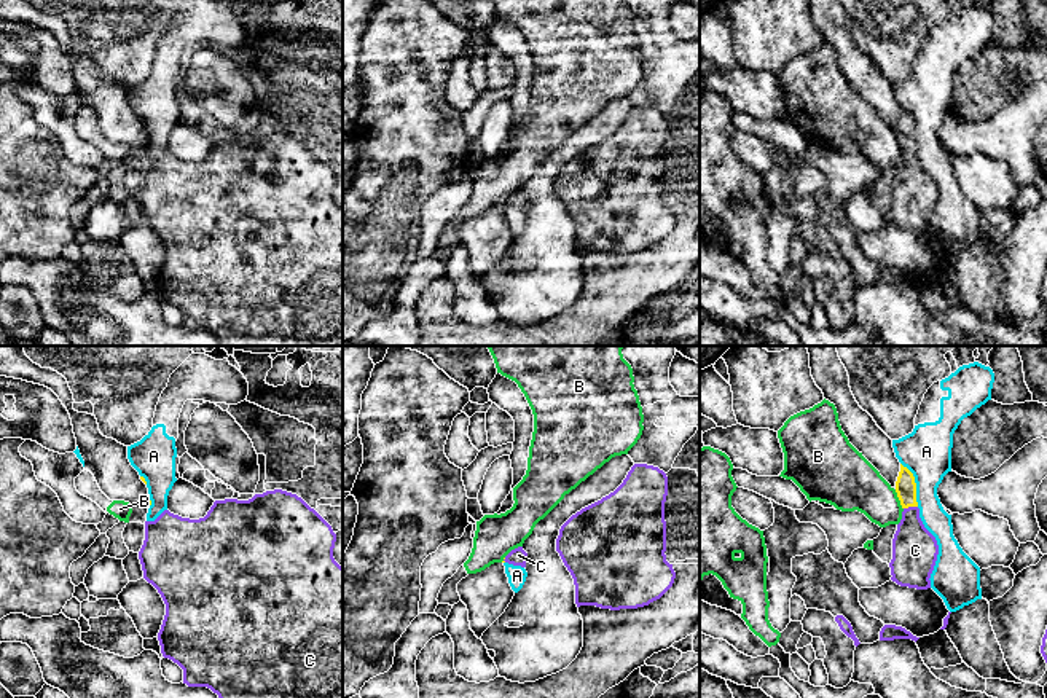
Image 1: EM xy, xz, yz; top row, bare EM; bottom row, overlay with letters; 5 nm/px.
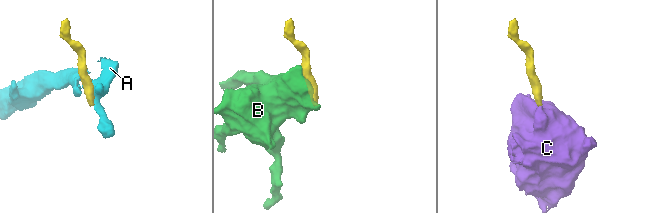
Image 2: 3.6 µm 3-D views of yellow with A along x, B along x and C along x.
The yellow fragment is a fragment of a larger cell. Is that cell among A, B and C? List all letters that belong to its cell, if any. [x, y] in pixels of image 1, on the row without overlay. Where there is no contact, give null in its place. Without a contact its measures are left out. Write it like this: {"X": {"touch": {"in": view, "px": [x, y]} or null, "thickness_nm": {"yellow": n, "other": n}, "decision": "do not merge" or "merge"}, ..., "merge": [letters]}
{"A": {"touch": {"in": "yz", "px": [915, 128]}, "thickness_nm": {"yellow": 110, "other": 240}, "decision": "do not merge"}, "B": {"touch": {"in": "yz", "px": [899, 142]}, "thickness_nm": {"yellow": 110, "other": 280}, "decision": "do not merge"}, "C": {"touch": {"in": "yz", "px": [910, 149]}, "thickness_nm": {"yellow": 110, "other": 220}, "decision": "merge"}, "merge": ["C"]}

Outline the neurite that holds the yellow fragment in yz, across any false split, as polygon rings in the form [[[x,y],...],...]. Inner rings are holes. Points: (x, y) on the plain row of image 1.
[[[902,107],[896,135],[904,155],[892,182],[891,223],[900,229],[927,233],[939,188],[920,161],[915,120]]]

